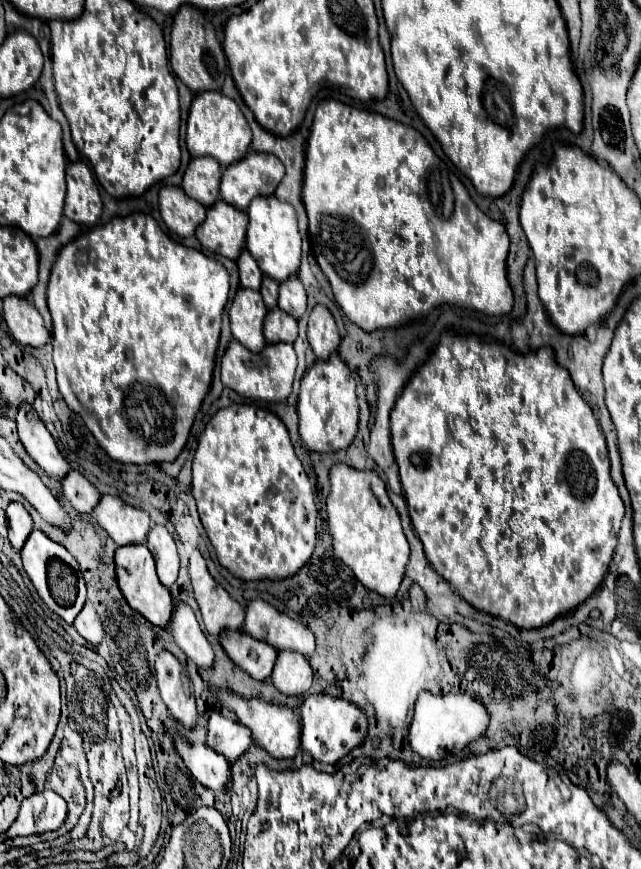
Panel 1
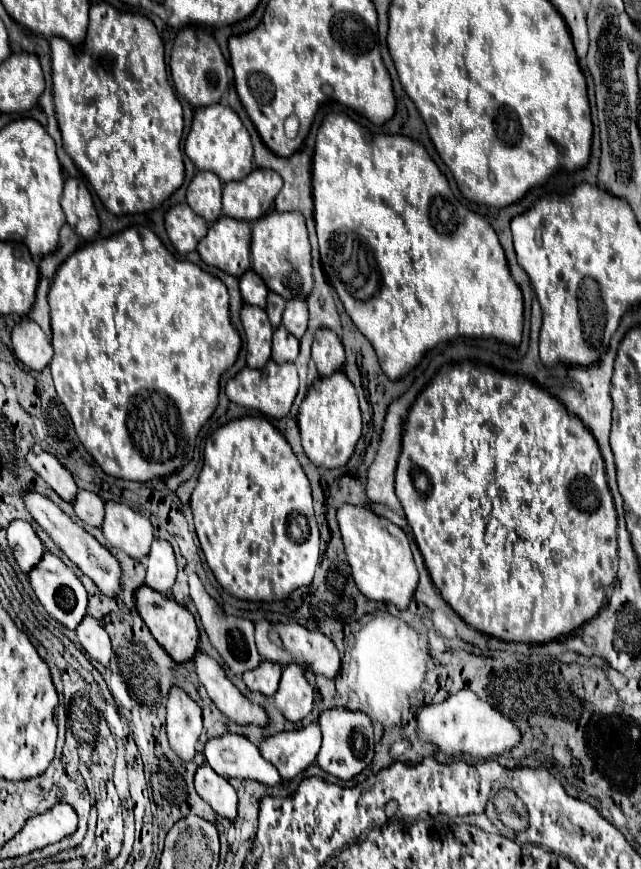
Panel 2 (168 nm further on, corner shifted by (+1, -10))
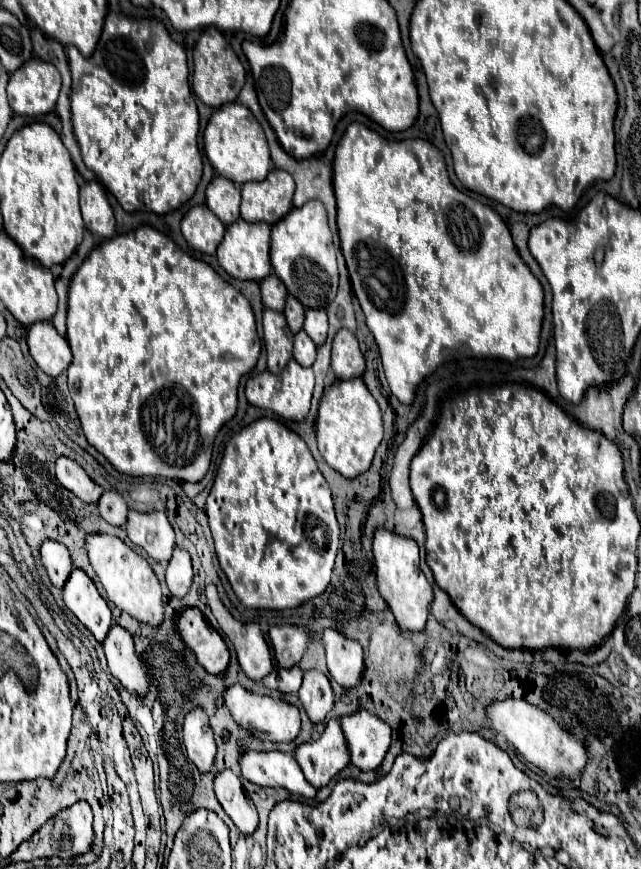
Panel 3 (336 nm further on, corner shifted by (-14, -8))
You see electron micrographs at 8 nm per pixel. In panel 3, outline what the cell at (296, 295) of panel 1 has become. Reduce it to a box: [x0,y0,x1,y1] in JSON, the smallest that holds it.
[303,309,327,345]

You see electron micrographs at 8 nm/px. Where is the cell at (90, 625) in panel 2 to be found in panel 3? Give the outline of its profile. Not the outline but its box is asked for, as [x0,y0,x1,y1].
[103,623,149,695]

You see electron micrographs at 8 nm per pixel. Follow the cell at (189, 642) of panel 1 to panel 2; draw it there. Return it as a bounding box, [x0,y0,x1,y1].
[194,651,268,727]

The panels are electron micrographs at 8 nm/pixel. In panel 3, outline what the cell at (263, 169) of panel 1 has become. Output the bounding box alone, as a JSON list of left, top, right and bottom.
[241,169,293,225]

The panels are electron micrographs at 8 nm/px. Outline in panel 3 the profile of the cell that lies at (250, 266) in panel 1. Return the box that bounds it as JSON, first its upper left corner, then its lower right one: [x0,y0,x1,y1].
[259,275,287,311]

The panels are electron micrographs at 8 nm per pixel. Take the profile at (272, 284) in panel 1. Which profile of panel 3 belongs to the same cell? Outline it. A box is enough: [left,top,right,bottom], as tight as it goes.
[283,295,305,333]

